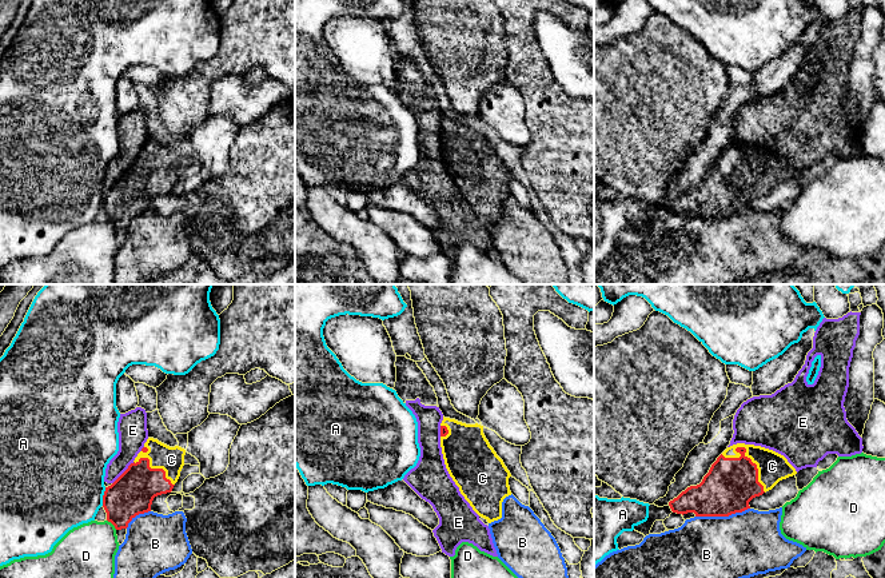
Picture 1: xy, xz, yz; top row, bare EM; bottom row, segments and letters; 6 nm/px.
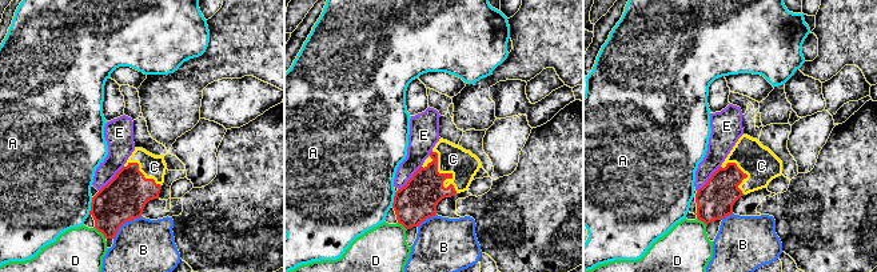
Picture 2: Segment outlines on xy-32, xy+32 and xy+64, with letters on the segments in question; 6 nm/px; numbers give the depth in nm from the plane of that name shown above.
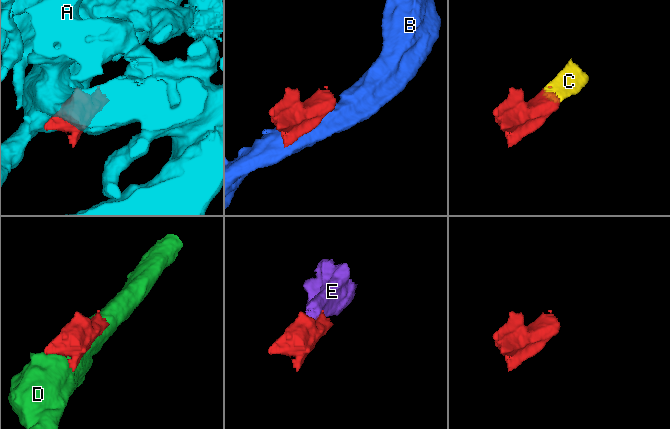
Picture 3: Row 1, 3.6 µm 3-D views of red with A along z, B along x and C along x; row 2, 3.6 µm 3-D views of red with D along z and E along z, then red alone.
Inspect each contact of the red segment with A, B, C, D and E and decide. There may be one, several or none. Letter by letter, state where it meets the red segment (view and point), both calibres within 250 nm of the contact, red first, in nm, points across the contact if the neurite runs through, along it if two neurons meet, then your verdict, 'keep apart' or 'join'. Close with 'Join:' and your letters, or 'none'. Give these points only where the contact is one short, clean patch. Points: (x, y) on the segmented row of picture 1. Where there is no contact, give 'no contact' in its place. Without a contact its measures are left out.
A: contact xy (103, 497); calibres 260 and 500 nm; keep apart
B: contact yz (722, 515); calibres 300 and 400 nm; keep apart
C: contact yz (745, 451); calibres 300 and 180 nm; join
D: contact xy (112, 523); calibres 260 and 320 nm; keep apart
E: contact xy (123, 473); calibres 260 and 180 nm; border xy (134, 462), (112, 483); keep apart
Join: C

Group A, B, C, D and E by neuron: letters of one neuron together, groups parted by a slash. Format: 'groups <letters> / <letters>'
groups A / B / C / D / E

